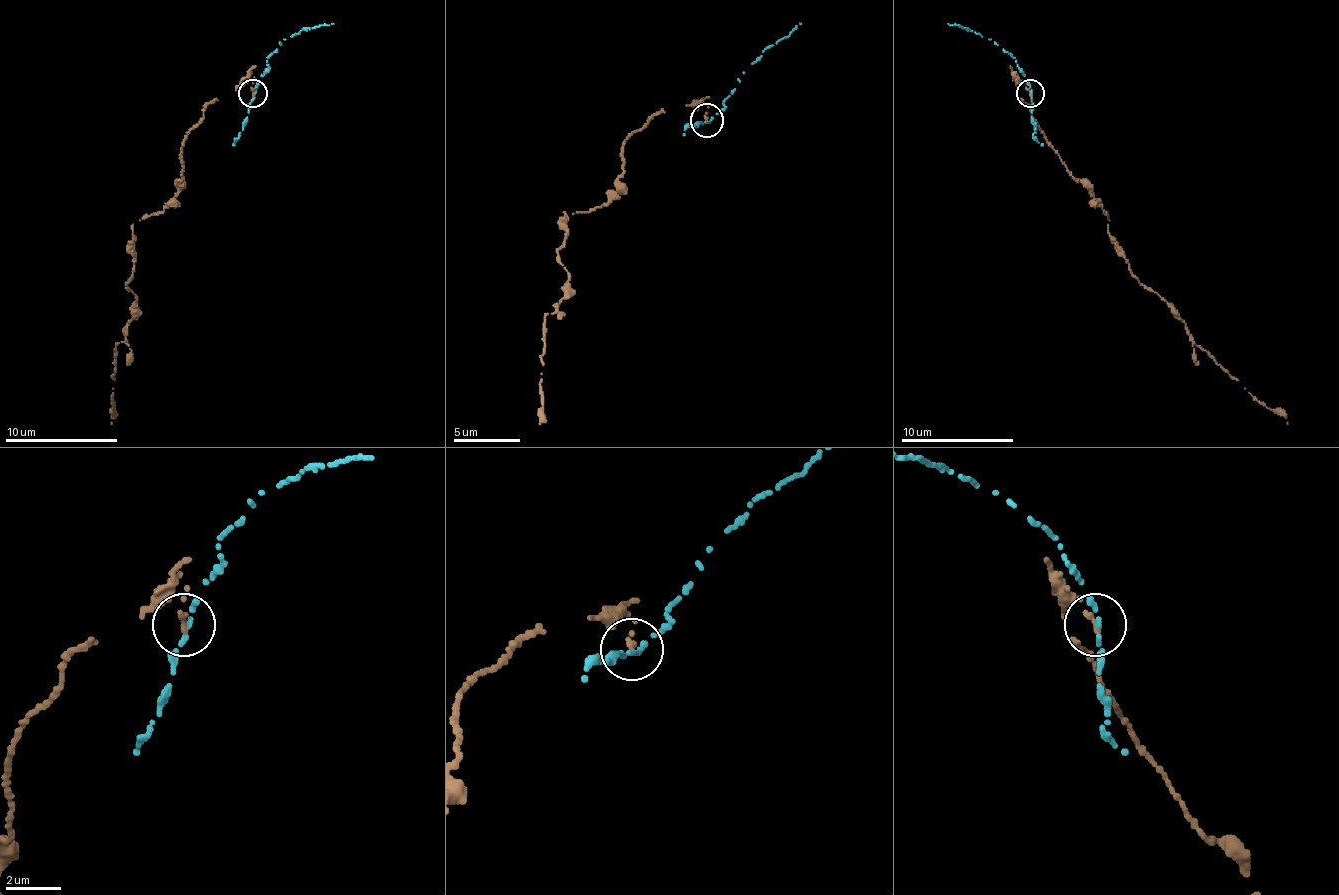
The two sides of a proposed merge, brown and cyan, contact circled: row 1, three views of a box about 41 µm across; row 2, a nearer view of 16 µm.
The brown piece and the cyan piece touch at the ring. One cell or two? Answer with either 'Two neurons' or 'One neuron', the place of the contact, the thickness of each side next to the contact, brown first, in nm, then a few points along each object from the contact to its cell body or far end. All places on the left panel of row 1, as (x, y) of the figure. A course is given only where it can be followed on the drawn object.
Two neurons. Place: (253, 93). Thickness 220 nm (brown) against 220 nm. Course of brown: (253, 93), (250, 77), (214, 99), (183, 142), (177, 195), (132, 224), (135, 308), (115, 345), (112, 424). Course of cyan: (253, 93), (267, 60), (279, 43), (304, 28), (332, 23)

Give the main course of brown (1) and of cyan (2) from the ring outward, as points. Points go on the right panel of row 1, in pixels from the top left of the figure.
1: (1031, 93), (1016, 77), (1019, 99), (1104, 212), (1110, 240), (1130, 272), (1172, 308), (1189, 339), (1288, 424)
2: (1031, 93), (1016, 60), (997, 43), (949, 23)

